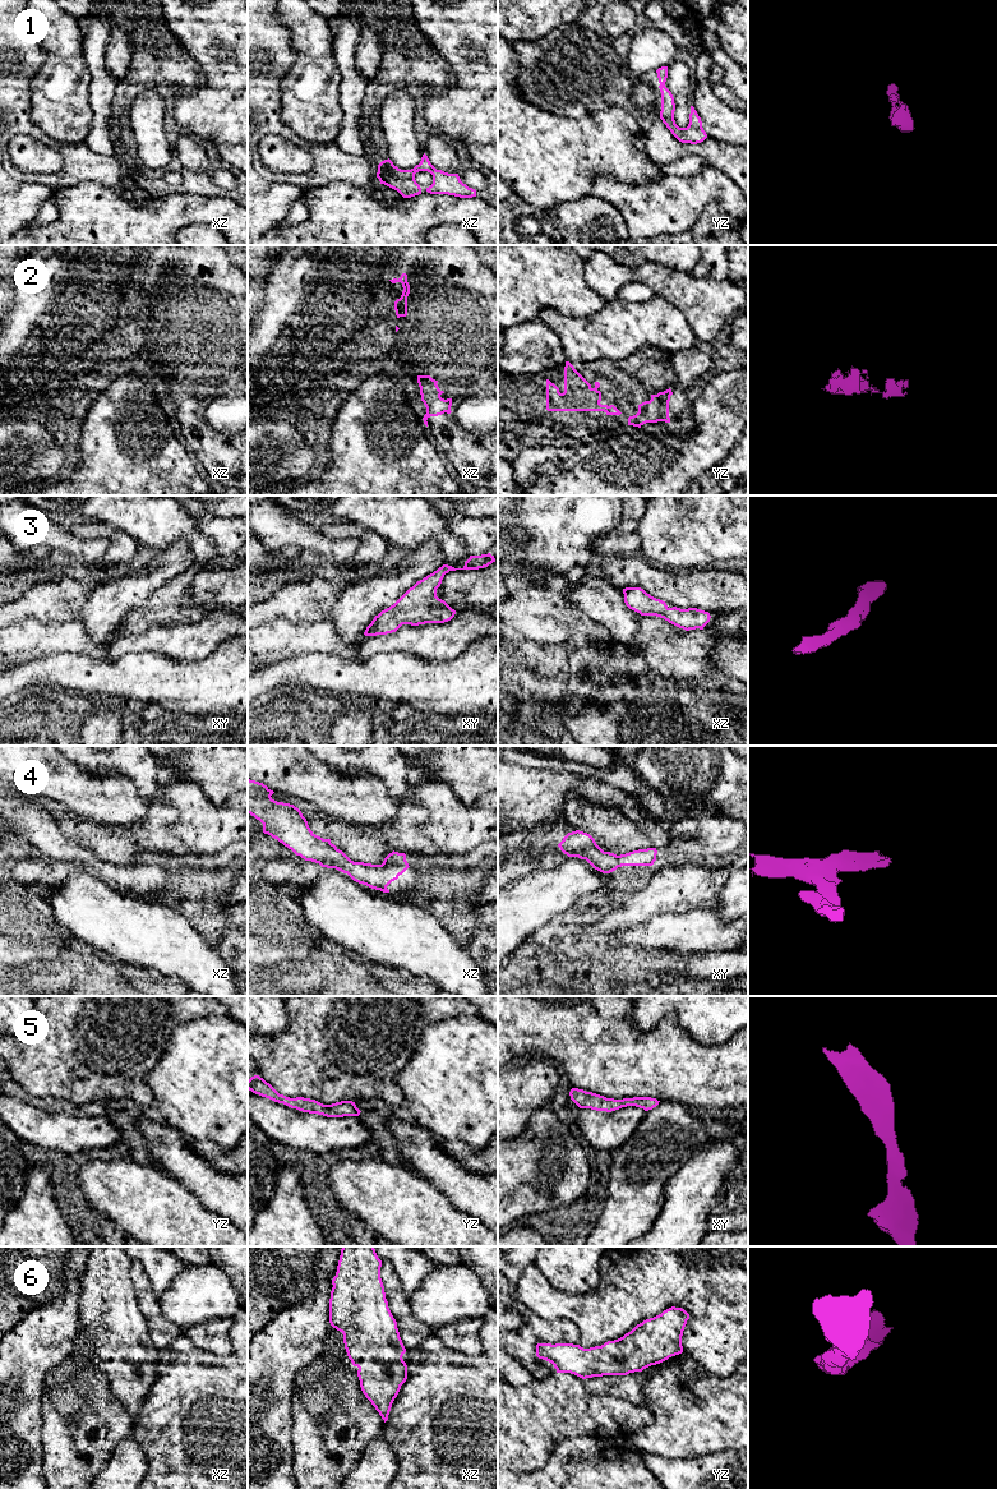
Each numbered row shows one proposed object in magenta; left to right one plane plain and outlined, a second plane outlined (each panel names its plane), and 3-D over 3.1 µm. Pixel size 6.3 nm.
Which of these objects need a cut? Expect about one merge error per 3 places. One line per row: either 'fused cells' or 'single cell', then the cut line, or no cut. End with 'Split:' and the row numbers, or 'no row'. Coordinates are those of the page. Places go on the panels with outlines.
1: single cell | no cut
2: single cell | no cut
3: single cell | no cut
4: single cell | no cut
5: single cell | no cut
6: single cell | no cut
Split: no row

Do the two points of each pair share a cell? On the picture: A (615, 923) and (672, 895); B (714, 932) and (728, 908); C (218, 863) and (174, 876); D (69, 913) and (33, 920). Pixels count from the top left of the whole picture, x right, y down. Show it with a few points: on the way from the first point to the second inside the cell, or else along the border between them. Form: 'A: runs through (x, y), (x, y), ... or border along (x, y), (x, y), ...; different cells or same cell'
A: runs through (629, 914), (646, 902), (658, 898); same cell
B: border along (715, 908), (724, 921), (734, 921); different cells
C: runs through (207, 863), (185, 865); same cell
D: border along (46, 900), (51, 907), (52, 916), (74, 937); different cells

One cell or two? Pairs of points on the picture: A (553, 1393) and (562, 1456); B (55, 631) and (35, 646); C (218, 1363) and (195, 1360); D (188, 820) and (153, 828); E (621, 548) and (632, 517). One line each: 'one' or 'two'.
A: two
B: one
C: one
D: two
E: one

